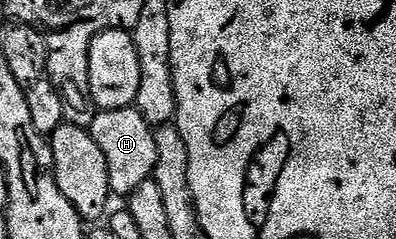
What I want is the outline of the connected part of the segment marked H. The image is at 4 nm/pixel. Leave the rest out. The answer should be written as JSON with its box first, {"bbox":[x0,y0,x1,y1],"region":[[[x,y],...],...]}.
{"bbox":[87,106,157,196],"region":[[[133,106],[118,110],[98,110],[92,124],[87,127],[89,135],[103,151],[107,160],[107,180],[114,195],[128,196],[139,188],[139,184],[150,181],[157,159],[154,127]]]}

